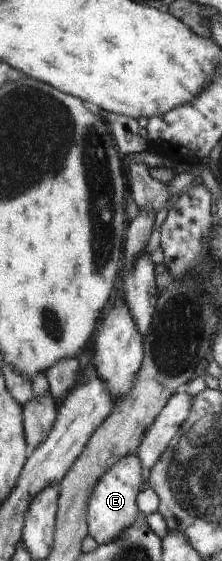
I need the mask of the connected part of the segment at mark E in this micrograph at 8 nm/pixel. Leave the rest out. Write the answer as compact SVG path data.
M129 455L120 458L96 484L92 499L89 500L87 523L90 527L90 537L98 542L98 545L104 545L114 542L119 538L142 513L138 510L136 496L145 489L142 475L142 464L140 458L135 455Z

